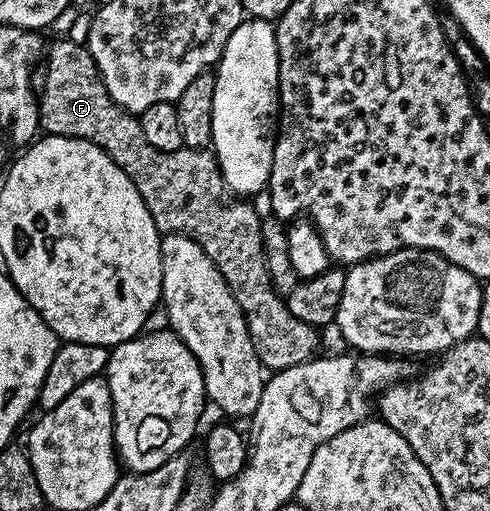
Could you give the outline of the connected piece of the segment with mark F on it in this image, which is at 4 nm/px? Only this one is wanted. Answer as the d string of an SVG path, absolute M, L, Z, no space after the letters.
M63 37L59 39L55 44L48 46L45 51L45 62L43 67L43 91L38 92L37 98L39 100L39 126L46 134L60 135L61 137L77 137L89 141L93 145L97 145L102 149L105 154L111 158L121 169L125 169L125 173L129 177L129 181L133 181L133 185L137 185L137 193L141 193L141 201L145 201L145 205L149 209L149 213L153 217L153 221L157 225L157 229L163 235L184 235L189 237L193 241L197 241L197 245L201 245L201 249L205 249L205 253L209 257L209 261L213 261L213 265L217 265L217 269L221 273L221 277L225 277L225 281L229 285L229 289L233 293L233 297L237 301L237 305L241 309L241 313L245 317L247 322L247 328L249 329L249 337L253 341L255 346L255 352L257 357L263 363L264 368L268 372L274 373L277 371L284 371L289 369L293 365L301 365L307 362L309 359L316 358L317 352L315 351L319 347L319 335L320 333L314 326L307 323L303 323L298 320L297 317L290 312L287 308L287 301L284 296L275 291L274 285L271 283L269 269L266 267L266 257L263 252L262 243L262 223L263 220L259 219L257 213L254 212L254 205L251 201L248 201L243 197L233 197L232 192L227 189L227 182L223 180L223 174L219 168L219 163L216 161L214 154L210 150L200 149L198 147L180 147L177 151L158 151L153 149L145 141L145 137L141 133L141 125L138 118L132 112L125 111L123 108L117 106L113 100L109 97L109 93L105 89L105 85L101 81L99 76L99 70L97 65L93 61L93 57L89 53L89 49L82 43L75 43L69 37Z

